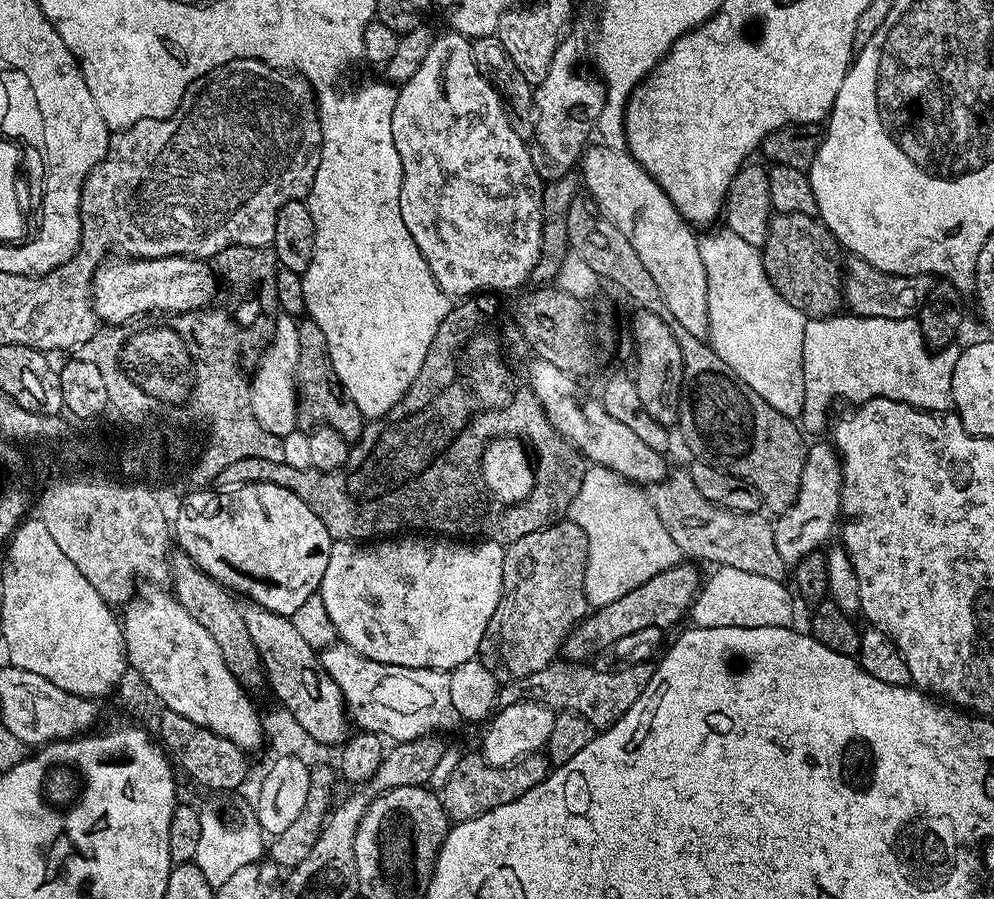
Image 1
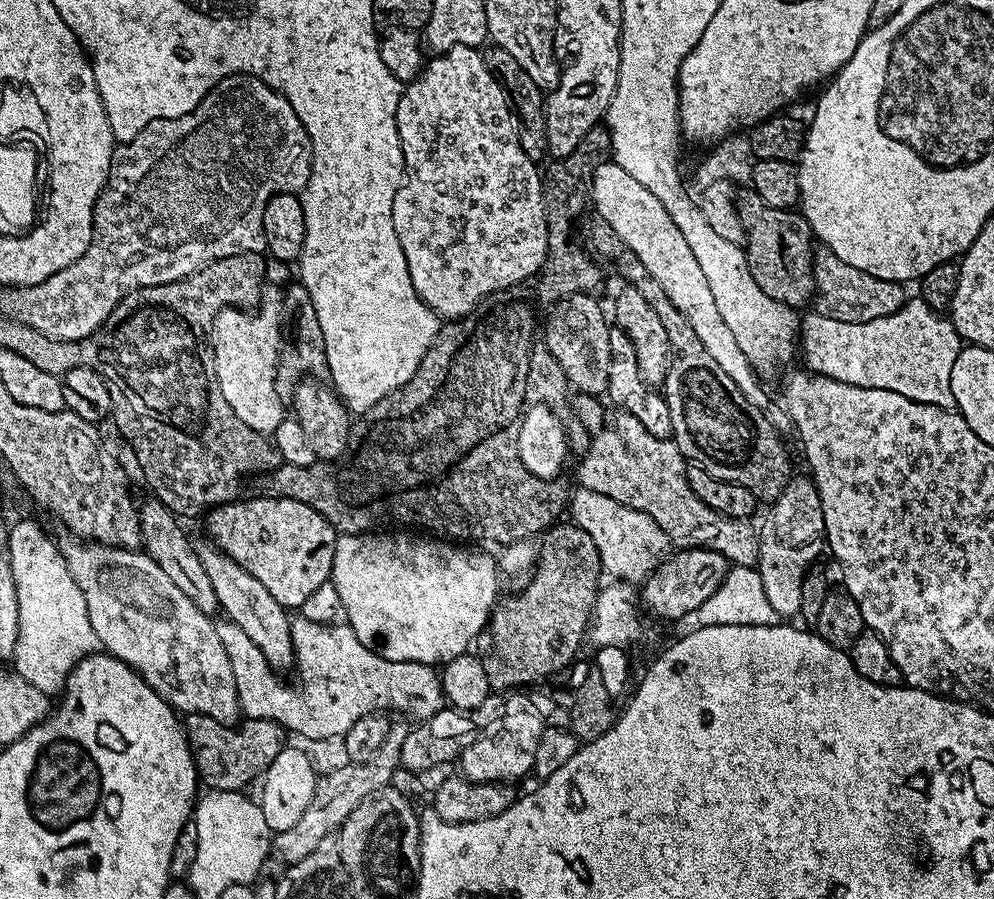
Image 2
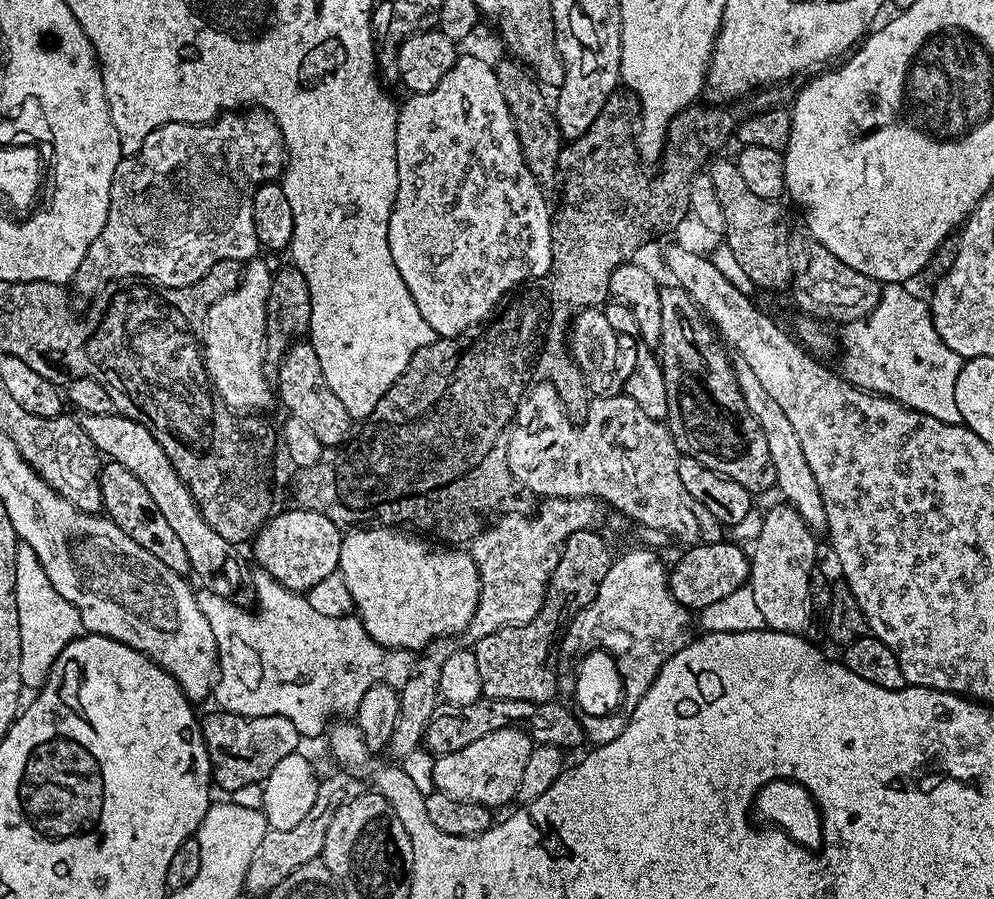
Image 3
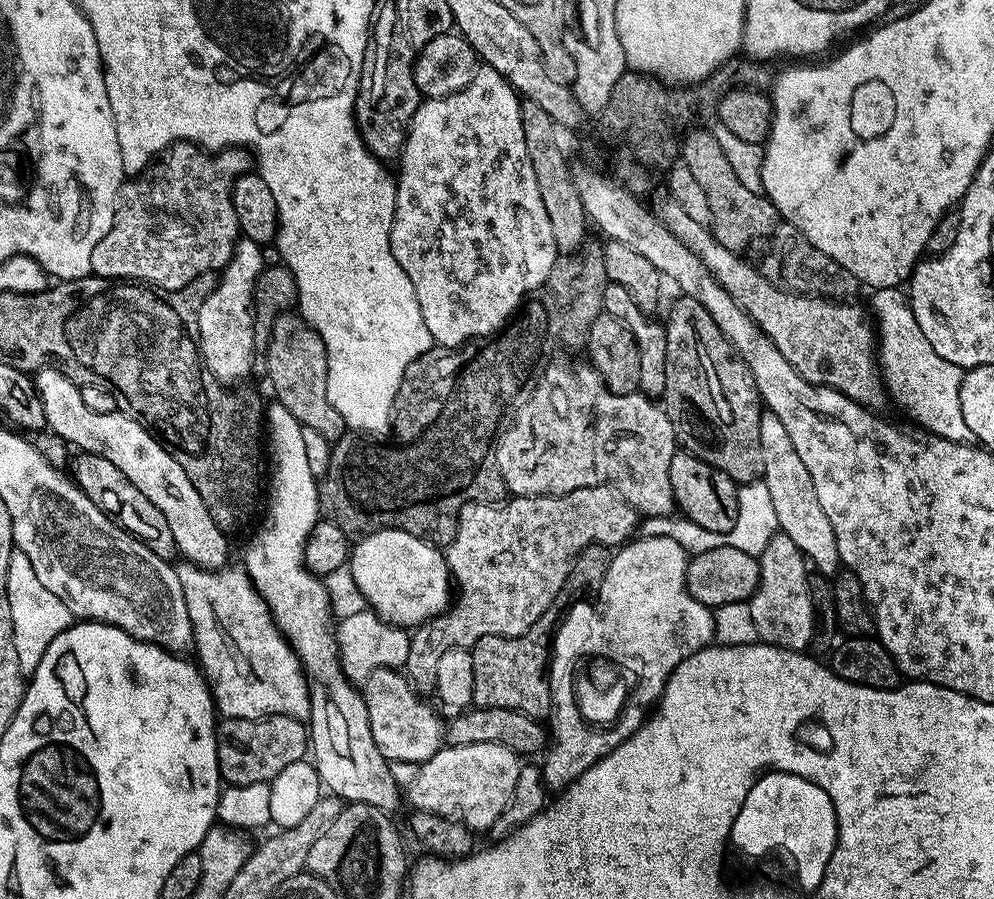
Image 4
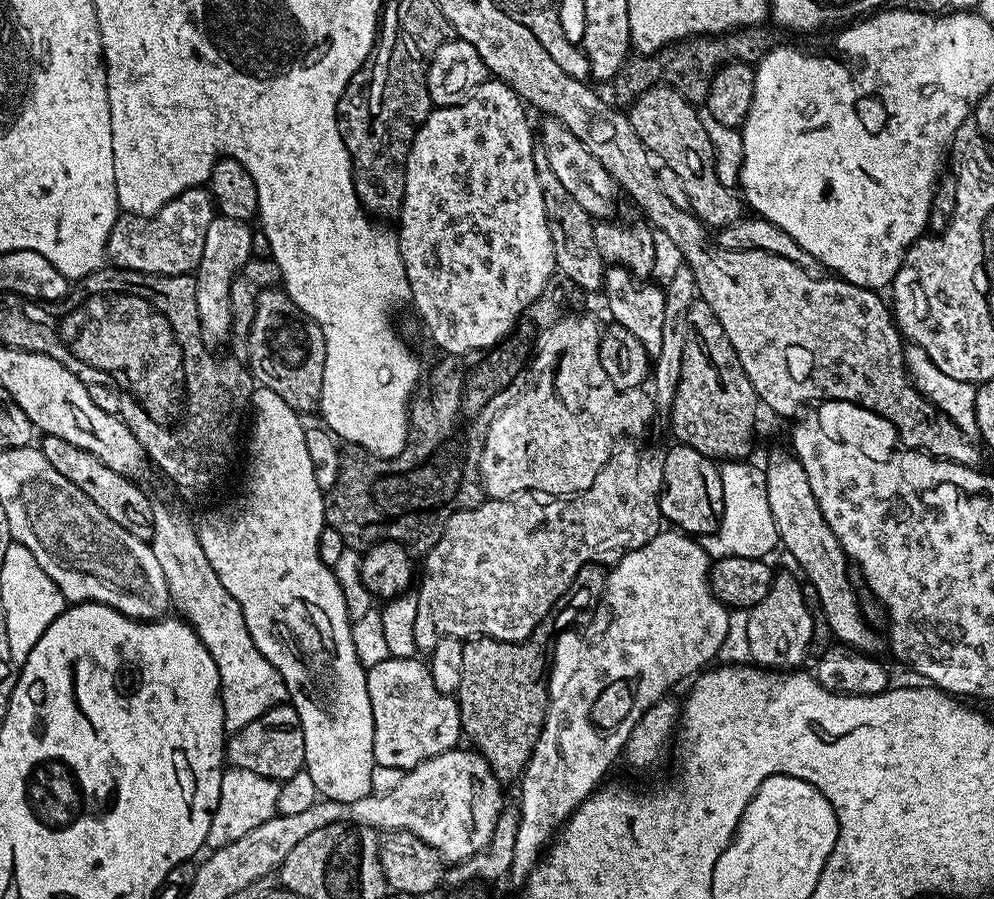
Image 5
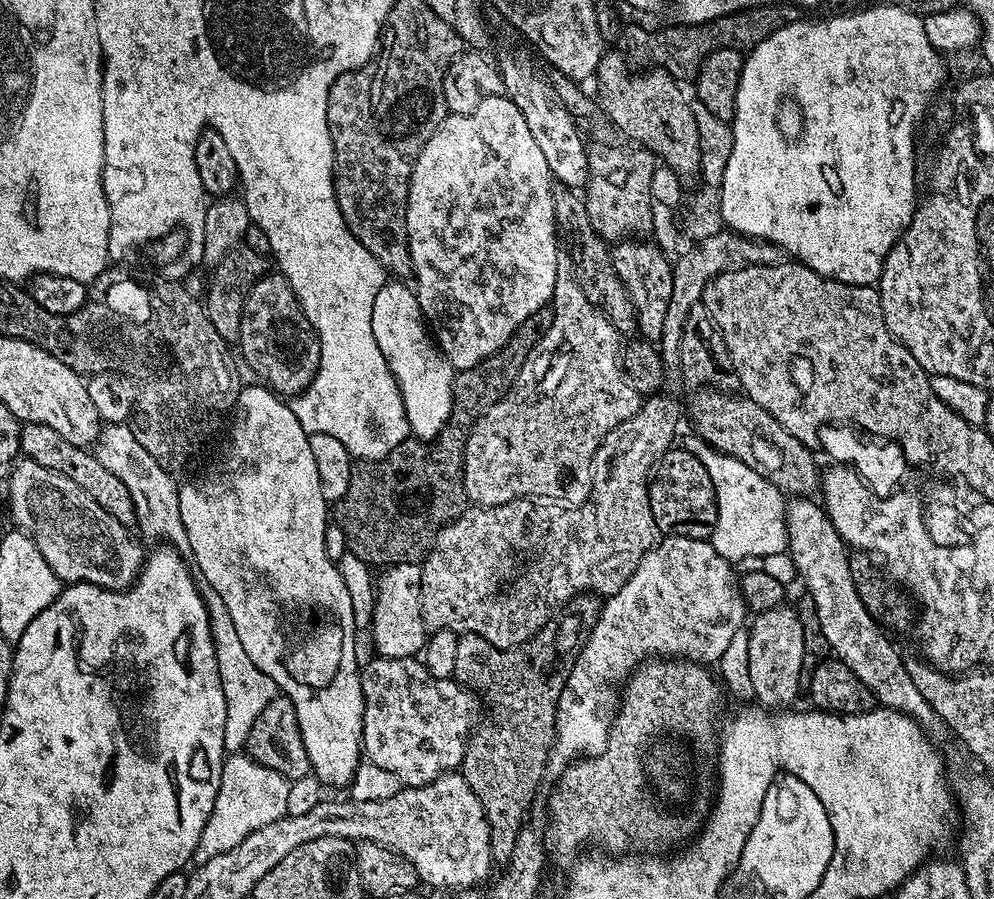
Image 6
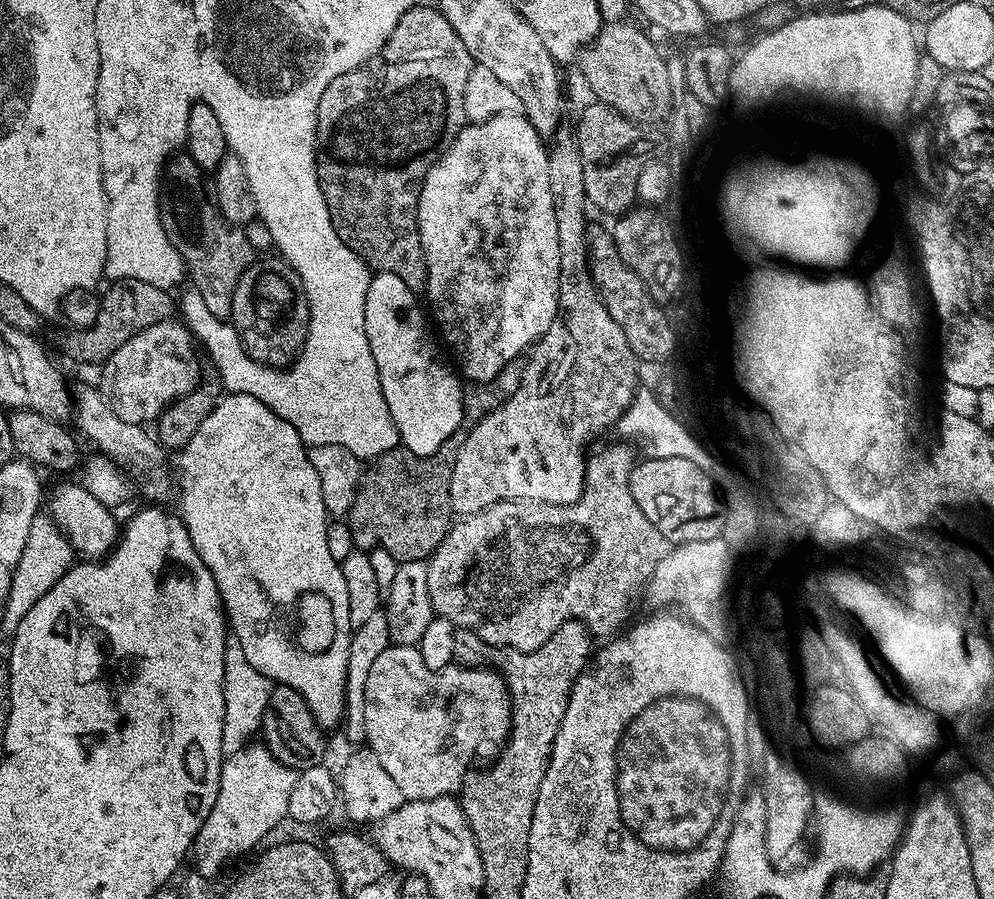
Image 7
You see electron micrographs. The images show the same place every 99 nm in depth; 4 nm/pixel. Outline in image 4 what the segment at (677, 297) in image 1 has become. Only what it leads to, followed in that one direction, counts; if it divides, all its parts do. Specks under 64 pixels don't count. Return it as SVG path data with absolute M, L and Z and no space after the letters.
M767 410L761 411L758 422L758 439L762 441L762 477L766 490L770 490L770 499L774 501L774 514L778 514L779 531L785 532L793 539L798 550L804 555L819 575L831 578L841 567L838 554L838 542L834 542L834 530L830 526L830 518L818 503L818 494L814 491L814 481L810 479L810 470L806 470L798 450L794 450L794 442L786 426L782 426L782 418Z

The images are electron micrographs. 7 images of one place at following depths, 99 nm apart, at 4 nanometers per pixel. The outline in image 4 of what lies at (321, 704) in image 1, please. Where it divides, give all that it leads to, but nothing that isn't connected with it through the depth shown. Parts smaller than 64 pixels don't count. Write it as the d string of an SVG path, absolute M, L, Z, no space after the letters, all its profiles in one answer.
M45 366L35 373L36 392L44 407L44 423L55 435L61 436L73 449L80 452L93 452L106 462L114 462L158 510L162 510L166 523L170 526L170 534L174 534L177 553L187 563L197 564L200 568L219 570L229 563L228 540L225 529L217 526L214 518L210 518L210 510L206 510L206 502L202 502L202 494L194 490L194 482L190 482L190 474L174 462L160 441L134 422L123 412L117 410L110 414L97 414L90 410L86 402L82 402L80 385L55 366Z

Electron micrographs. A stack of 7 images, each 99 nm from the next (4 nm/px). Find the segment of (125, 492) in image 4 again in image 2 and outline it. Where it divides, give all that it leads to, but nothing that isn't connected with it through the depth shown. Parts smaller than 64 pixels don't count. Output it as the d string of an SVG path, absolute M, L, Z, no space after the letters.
M148 500L138 508L140 514L140 538L143 551L148 553L158 567L174 581L174 586L198 606L198 610L212 614L217 611L218 605L214 586L210 586L210 578L206 578L206 570L202 570L202 562L198 562L196 544L188 541L184 528L172 517L172 512L160 500Z

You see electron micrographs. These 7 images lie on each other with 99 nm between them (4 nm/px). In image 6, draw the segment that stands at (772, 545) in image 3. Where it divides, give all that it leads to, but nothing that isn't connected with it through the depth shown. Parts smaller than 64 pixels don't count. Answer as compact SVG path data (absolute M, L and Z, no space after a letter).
M781 606L774 610L755 613L752 628L747 629L750 642L750 684L753 699L769 710L789 707L799 690L805 675L806 653L802 642L802 622L796 616L795 607Z

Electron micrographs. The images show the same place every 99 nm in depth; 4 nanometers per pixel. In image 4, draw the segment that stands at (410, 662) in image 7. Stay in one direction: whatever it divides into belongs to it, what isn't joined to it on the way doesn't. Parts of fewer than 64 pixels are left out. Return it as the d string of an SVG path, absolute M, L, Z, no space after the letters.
M395 668L374 670L370 678L364 680L362 695L370 718L370 734L374 734L374 746L378 746L384 760L421 765L442 747L445 721L440 721L439 714L413 688L403 671Z

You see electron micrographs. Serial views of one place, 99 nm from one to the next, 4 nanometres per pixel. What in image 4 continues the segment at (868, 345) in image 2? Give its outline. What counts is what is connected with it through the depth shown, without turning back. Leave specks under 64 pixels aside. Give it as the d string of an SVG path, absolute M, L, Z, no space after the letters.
M899 287L878 288L871 295L870 312L878 337L878 363L889 397L905 408L919 427L935 436L959 444L976 444L974 430L970 430L966 418L962 418L960 387L965 369L954 366L954 362L946 362L946 358L934 351L918 326L918 318L914 318L907 295Z

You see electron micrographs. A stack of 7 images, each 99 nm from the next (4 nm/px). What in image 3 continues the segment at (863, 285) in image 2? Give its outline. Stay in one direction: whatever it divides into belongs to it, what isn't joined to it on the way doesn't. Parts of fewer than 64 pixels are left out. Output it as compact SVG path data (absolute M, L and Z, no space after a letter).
M806 230L797 231L792 237L792 300L801 313L817 320L847 322L868 316L878 306L881 283L866 274L858 274L846 262L834 258L822 242L818 242Z

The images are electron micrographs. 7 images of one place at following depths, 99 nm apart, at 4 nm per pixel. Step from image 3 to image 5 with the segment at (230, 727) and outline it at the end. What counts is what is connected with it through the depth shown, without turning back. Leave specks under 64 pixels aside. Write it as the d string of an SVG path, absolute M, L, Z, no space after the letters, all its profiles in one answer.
M291 703L276 705L242 730L231 733L226 740L226 760L231 767L250 770L271 780L286 781L304 771L306 742L302 738L302 722Z

